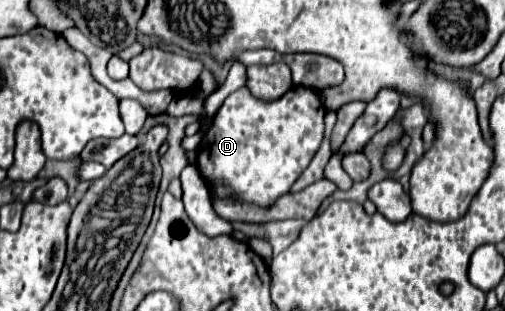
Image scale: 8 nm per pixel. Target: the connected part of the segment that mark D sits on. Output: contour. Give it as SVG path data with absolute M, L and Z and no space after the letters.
M245 87L233 91L221 109L217 111L211 129L205 133L201 147L197 149L197 165L201 175L213 187L219 197L235 197L241 201L251 201L259 207L269 207L277 197L285 195L295 179L313 159L315 151L323 139L323 117L325 107L317 91L307 87L293 87L277 101L255 99Z

